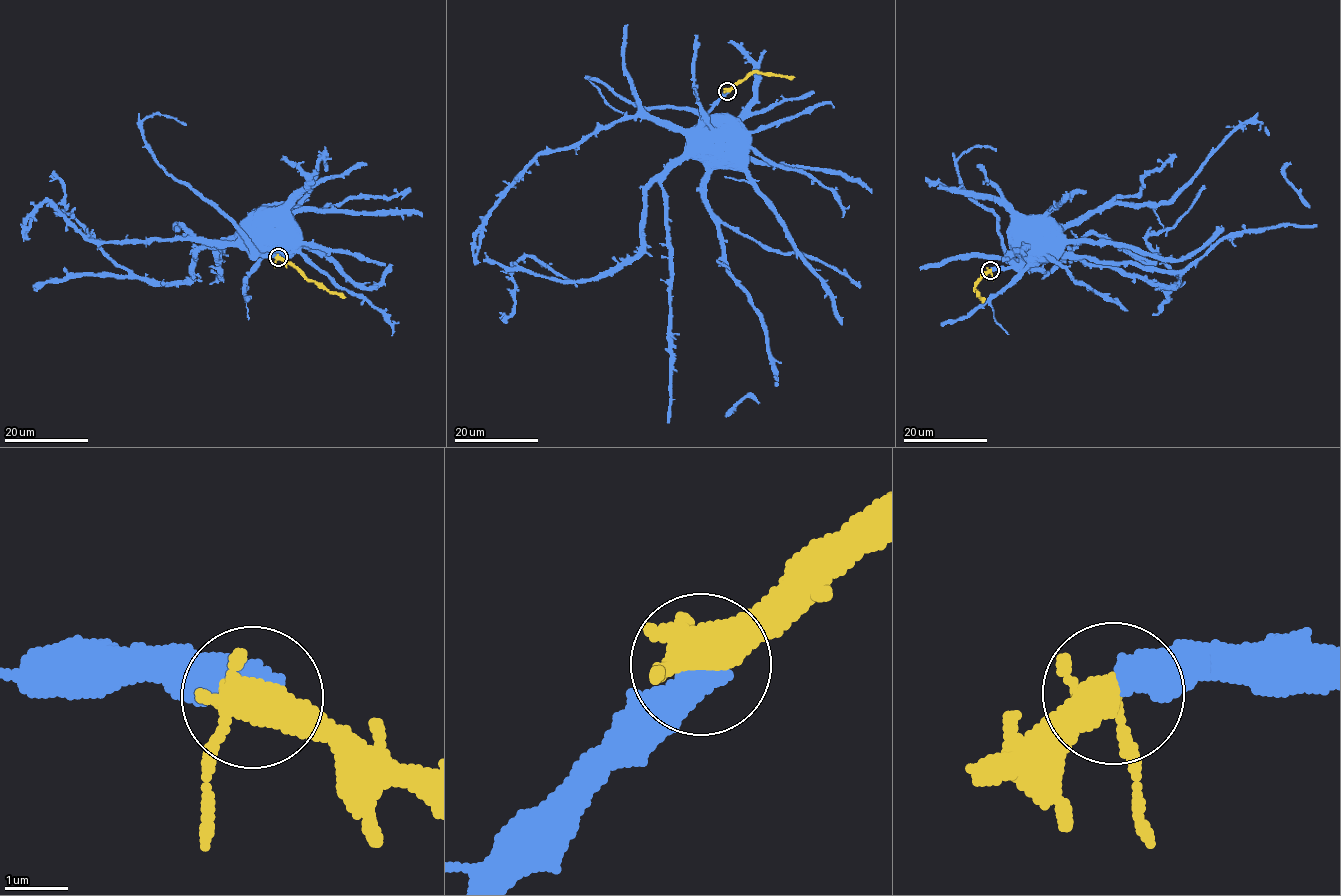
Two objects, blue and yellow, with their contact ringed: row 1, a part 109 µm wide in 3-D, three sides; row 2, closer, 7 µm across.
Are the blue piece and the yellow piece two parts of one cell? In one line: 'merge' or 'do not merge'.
merge

